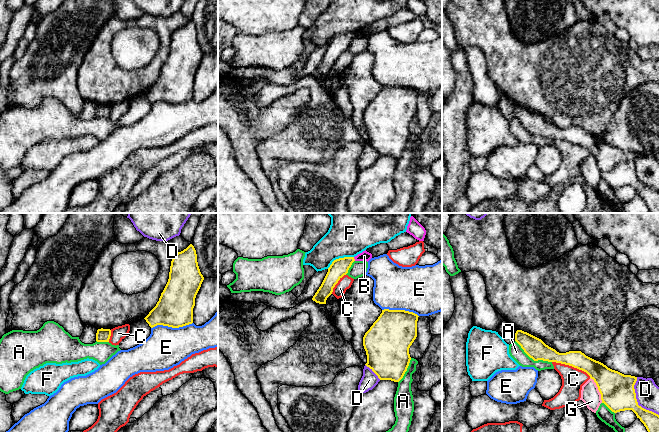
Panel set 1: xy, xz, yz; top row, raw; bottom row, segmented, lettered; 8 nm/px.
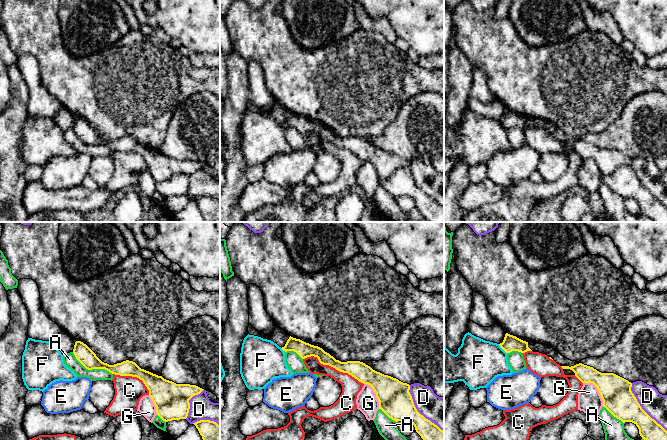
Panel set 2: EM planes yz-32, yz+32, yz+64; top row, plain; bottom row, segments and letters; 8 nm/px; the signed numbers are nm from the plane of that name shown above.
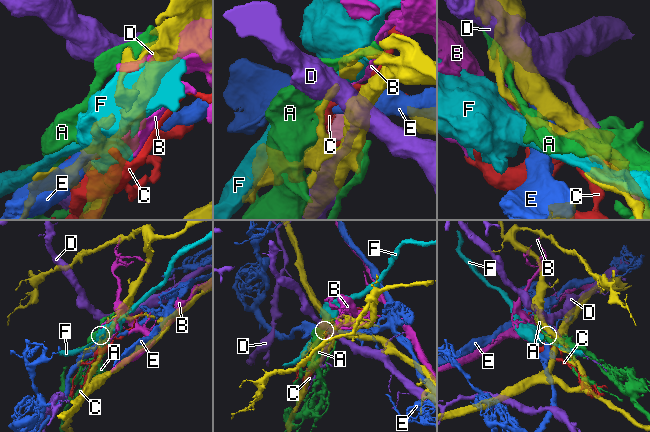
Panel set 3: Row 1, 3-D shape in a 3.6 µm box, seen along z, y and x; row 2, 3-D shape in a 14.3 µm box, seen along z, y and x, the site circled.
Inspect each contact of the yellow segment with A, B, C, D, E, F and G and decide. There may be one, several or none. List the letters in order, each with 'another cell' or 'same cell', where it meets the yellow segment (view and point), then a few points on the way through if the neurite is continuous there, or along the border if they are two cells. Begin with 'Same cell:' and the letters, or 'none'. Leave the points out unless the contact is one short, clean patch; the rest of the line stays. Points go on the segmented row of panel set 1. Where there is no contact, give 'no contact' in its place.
Same cell: none
A: another cell | yz (532, 358)
B: another cell | xz (354, 259)
C: another cell | yz (571, 365)
D: another cell | yz (636, 401)
E: another cell | xy (171, 326)
F: another cell | xz (339, 258)
G: another cell | yz (598, 389)

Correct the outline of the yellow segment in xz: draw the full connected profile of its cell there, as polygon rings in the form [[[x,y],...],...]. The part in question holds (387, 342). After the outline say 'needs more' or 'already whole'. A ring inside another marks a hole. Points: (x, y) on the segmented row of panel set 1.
[[[384,309],[363,337],[369,367],[380,380],[399,382],[409,366],[409,348],[417,337],[418,315]]]; already whole

